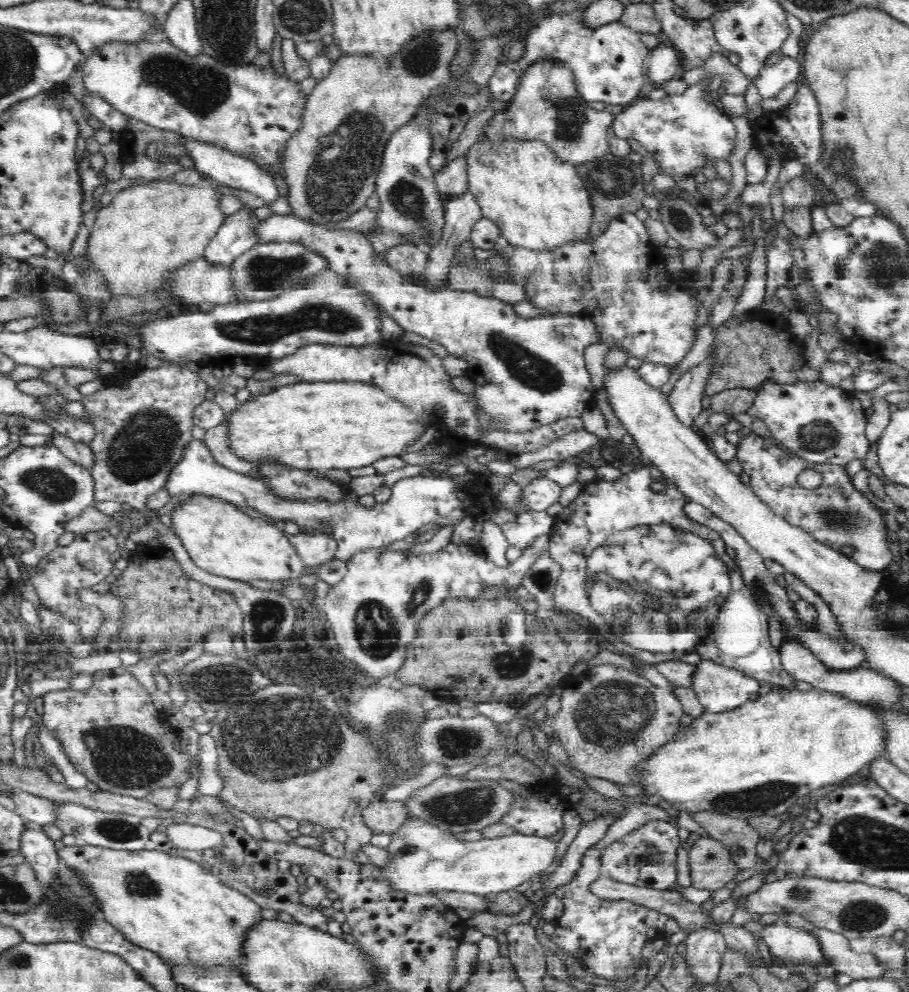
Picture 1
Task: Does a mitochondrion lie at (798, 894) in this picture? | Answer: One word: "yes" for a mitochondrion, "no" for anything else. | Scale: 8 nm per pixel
yes

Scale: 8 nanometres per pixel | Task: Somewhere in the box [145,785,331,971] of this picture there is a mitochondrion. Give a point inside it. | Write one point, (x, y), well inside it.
(232, 866)

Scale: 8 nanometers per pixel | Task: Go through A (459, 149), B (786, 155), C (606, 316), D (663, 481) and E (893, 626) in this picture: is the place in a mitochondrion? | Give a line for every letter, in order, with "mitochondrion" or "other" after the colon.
A: other
B: other
C: other
D: other
E: other

